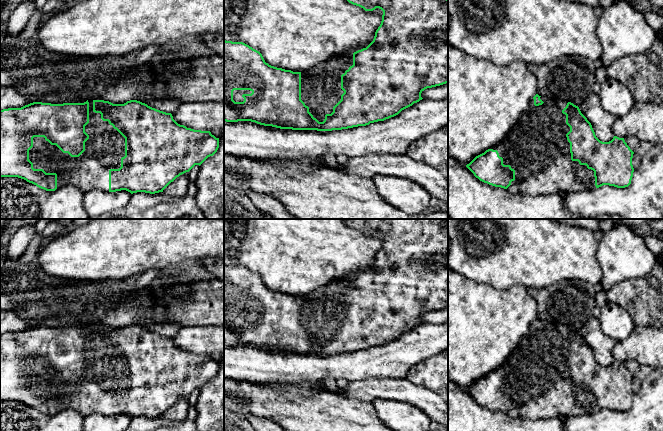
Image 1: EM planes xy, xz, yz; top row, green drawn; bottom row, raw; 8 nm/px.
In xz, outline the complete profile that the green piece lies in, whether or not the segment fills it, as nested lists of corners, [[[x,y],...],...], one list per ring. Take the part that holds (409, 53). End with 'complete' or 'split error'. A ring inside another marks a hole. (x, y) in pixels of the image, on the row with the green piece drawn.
[[[347,0],[349,3],[373,11],[379,8],[383,11],[382,21],[375,32],[373,41],[361,50],[350,54],[342,54],[305,72],[293,72],[269,65],[262,54],[243,42],[224,40],[224,121],[238,122],[251,121],[264,126],[292,130],[332,131],[370,123],[384,121],[398,115],[402,110],[419,102],[423,98],[421,93],[427,89],[448,83],[448,0]]]; split error

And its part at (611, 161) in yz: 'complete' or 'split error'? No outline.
split error

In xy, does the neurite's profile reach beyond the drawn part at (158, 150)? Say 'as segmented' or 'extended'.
extended

